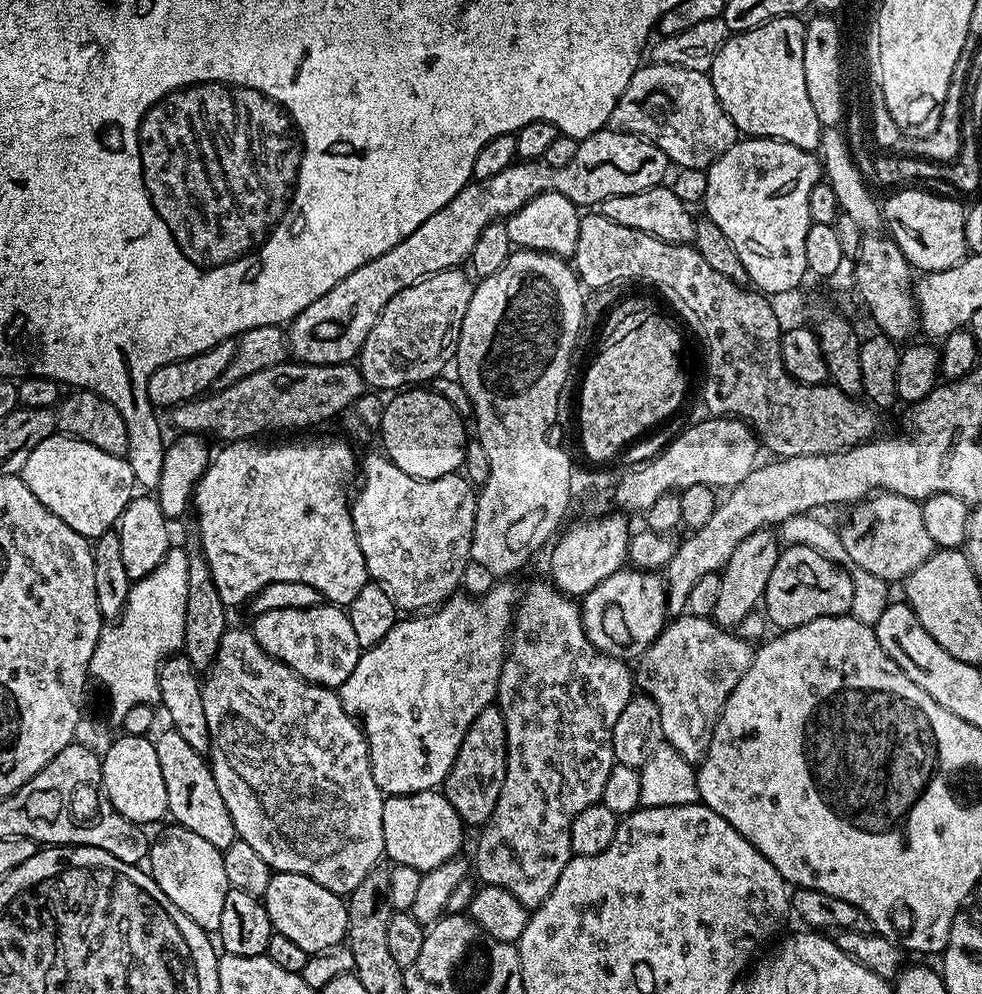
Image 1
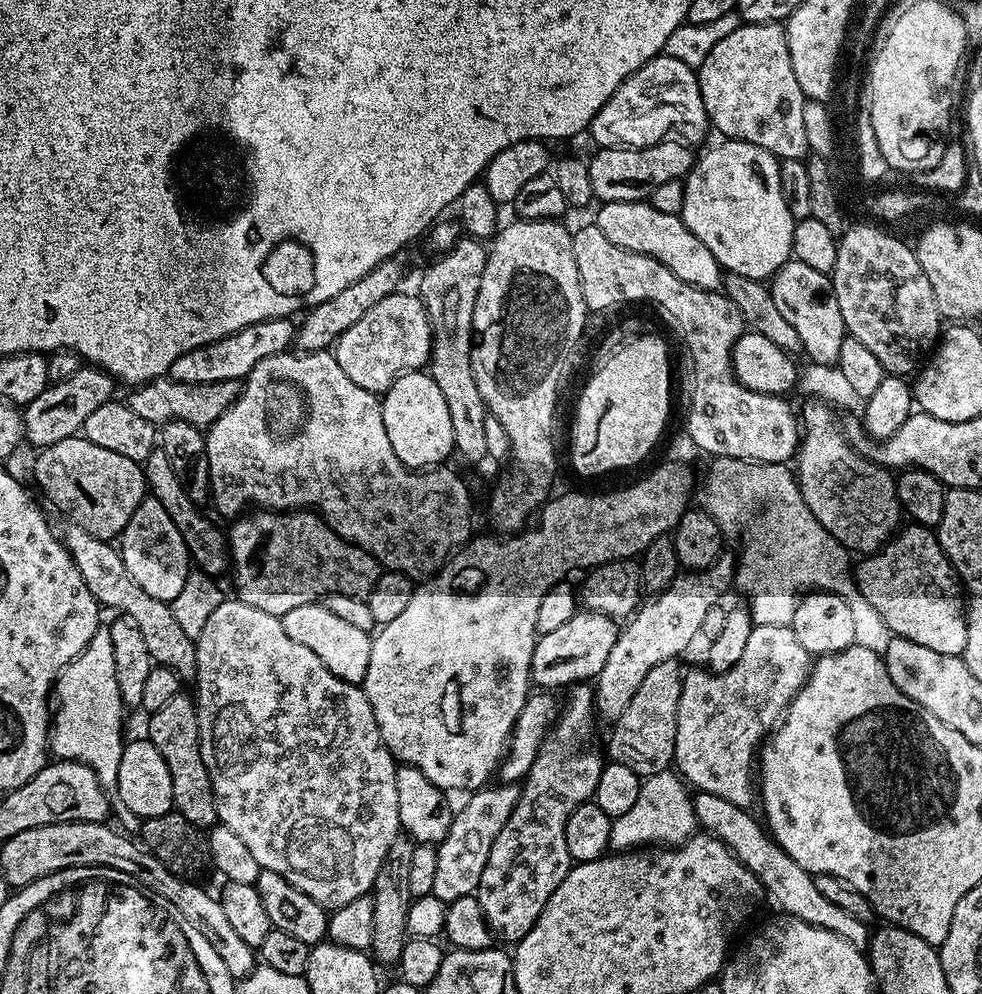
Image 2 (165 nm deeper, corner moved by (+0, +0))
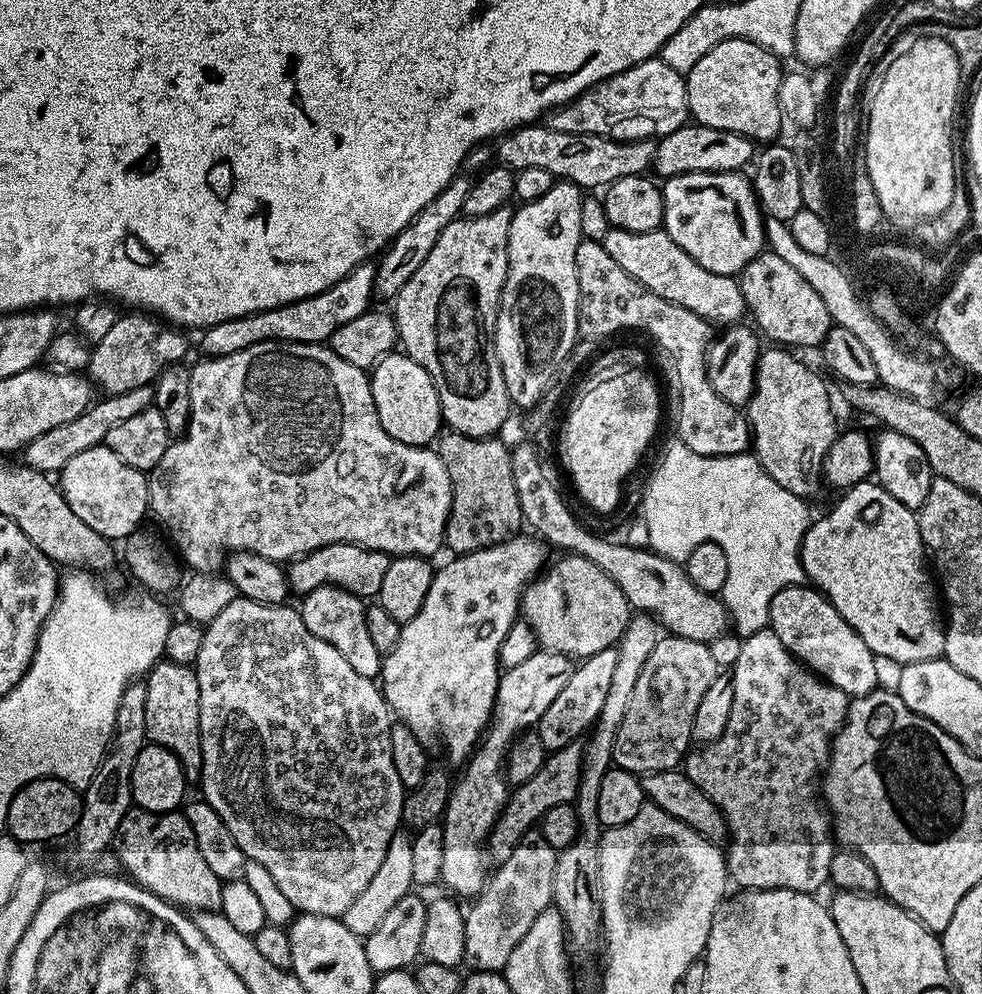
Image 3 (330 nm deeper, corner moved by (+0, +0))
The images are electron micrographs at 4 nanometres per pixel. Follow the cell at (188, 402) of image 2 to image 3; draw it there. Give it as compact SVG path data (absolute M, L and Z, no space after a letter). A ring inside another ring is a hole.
M153 385L138 386L138 390L126 390L126 394L114 394L97 399L74 422L66 422L62 426L54 426L54 430L46 430L46 434L38 434L34 442L30 442L22 450L23 463L29 468L45 474L59 474L77 454L82 450L90 450L94 446L103 444L106 434L110 434L113 426L126 422L126 418L134 418L134 414L142 414L142 410L153 407Z

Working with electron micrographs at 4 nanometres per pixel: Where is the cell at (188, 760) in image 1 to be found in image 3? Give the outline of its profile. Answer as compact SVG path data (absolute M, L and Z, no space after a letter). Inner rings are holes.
M161 659L146 674L146 734L153 744L170 750L178 758L185 781L200 780L202 774L202 697L198 694L198 678L189 665Z

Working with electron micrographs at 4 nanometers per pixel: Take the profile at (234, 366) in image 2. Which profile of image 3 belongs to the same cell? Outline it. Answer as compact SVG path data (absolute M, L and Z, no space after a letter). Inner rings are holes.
M372 262L359 264L350 274L346 274L346 278L342 278L334 286L330 286L310 298L283 304L270 310L255 312L242 318L230 318L226 322L218 322L214 326L203 329L201 336L204 337L200 340L200 348L204 352L201 353L205 357L238 354L238 350L246 350L250 346L270 342L271 340L279 340L282 344L324 344L331 341L334 330L338 330L338 326L346 326L346 322L351 322L354 318L358 318L358 314L369 311L371 304L368 303L374 300L375 286L376 264Z

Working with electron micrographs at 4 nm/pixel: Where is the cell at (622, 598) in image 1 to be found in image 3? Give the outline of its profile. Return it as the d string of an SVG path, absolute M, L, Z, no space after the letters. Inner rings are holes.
M538 650L530 654L526 662L507 669L501 675L492 718L477 743L476 751L463 765L464 773L460 780L458 776L455 781L442 817L446 854L442 857L440 880L449 888L447 891L453 897L475 898L483 891L484 883L490 876L490 860L486 855L485 844L510 795L510 785L506 779L508 750L517 736L539 725L542 714L546 714L550 707L550 702L554 702L562 686L566 686L573 667L574 660L571 656Z

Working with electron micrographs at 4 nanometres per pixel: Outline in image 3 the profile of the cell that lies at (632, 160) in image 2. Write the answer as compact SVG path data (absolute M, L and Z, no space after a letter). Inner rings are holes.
M689 122L684 127L659 137L654 172L660 178L691 172L738 172L747 169L753 160L754 142L749 136L743 136L734 130L718 130L714 126Z

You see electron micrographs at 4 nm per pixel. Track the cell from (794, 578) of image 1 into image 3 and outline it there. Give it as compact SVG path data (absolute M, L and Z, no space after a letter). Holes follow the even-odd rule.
M795 584L778 590L778 594L774 594L774 602L770 602L768 627L774 634L778 634L778 642L782 642L782 646L786 646L786 650L791 656L795 656L805 668L815 672L820 679L826 680L838 690L842 690L849 698L868 696L871 692L877 691L878 685L874 672L876 656L870 650L870 646L866 646L866 642L862 642L862 638L858 638L854 626L850 626L850 622L846 622L846 618L842 618L842 614L838 614L838 610L834 610L832 603L815 588Z

